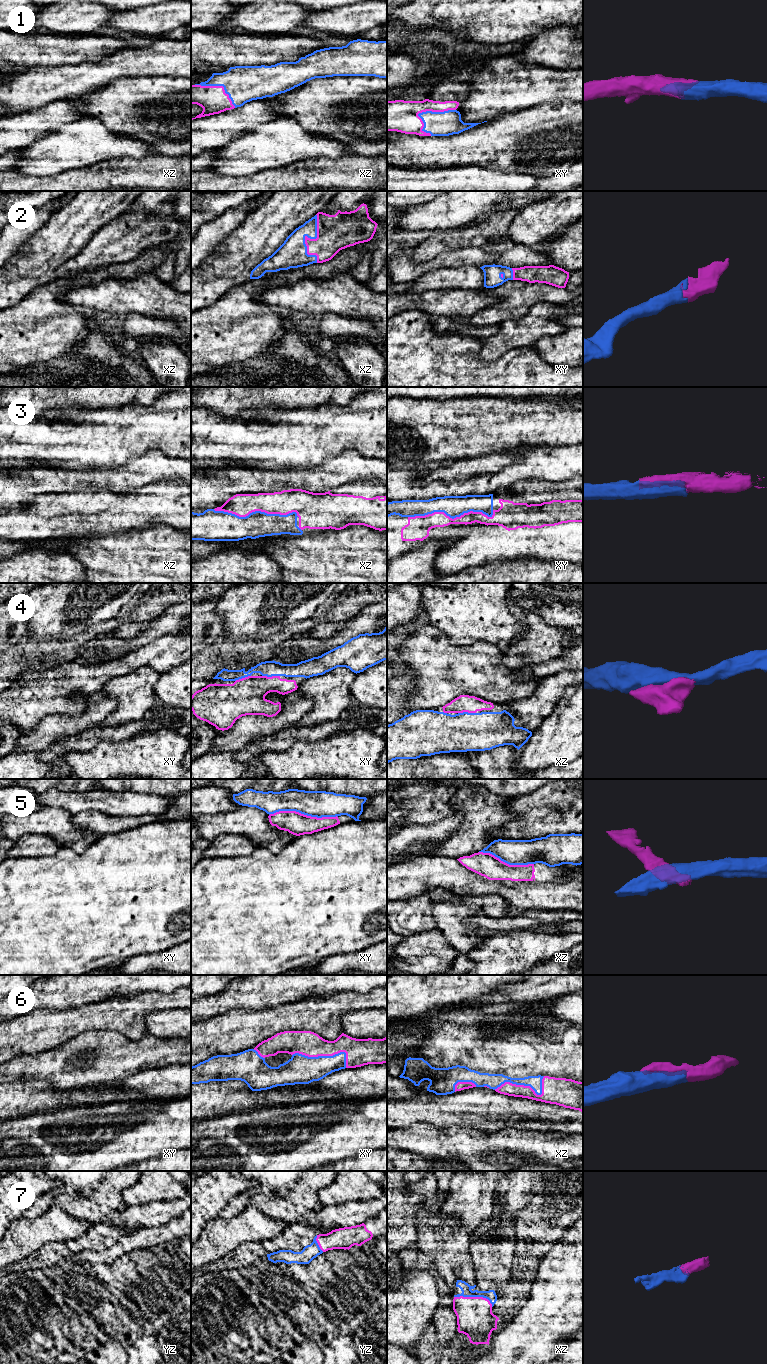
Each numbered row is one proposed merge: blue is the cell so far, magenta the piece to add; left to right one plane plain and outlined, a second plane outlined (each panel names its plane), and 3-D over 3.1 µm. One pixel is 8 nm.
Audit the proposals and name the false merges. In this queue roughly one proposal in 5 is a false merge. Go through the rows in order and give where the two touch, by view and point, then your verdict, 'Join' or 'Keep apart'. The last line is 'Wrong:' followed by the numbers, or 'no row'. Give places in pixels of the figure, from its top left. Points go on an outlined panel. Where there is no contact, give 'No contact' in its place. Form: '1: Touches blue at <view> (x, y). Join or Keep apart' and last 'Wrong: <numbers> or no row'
1: Touches blue at xy (428, 111). Join
2: Touches blue at xz (306, 235). Join
3: Touches blue at xy (452, 518). Join
4: Touches blue at xy (271, 676). Join
5: Touches blue at xy (303, 813). Keep apart
6: Touches blue at xy (326, 1056). Join
7: Touches blue at xz (474, 1296). Join
Wrong: 5

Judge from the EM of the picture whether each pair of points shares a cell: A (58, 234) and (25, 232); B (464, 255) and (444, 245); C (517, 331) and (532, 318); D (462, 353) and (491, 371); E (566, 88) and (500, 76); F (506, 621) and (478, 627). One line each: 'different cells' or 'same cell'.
A: different cells
B: different cells
C: same cell
D: same cell
E: same cell
F: same cell

